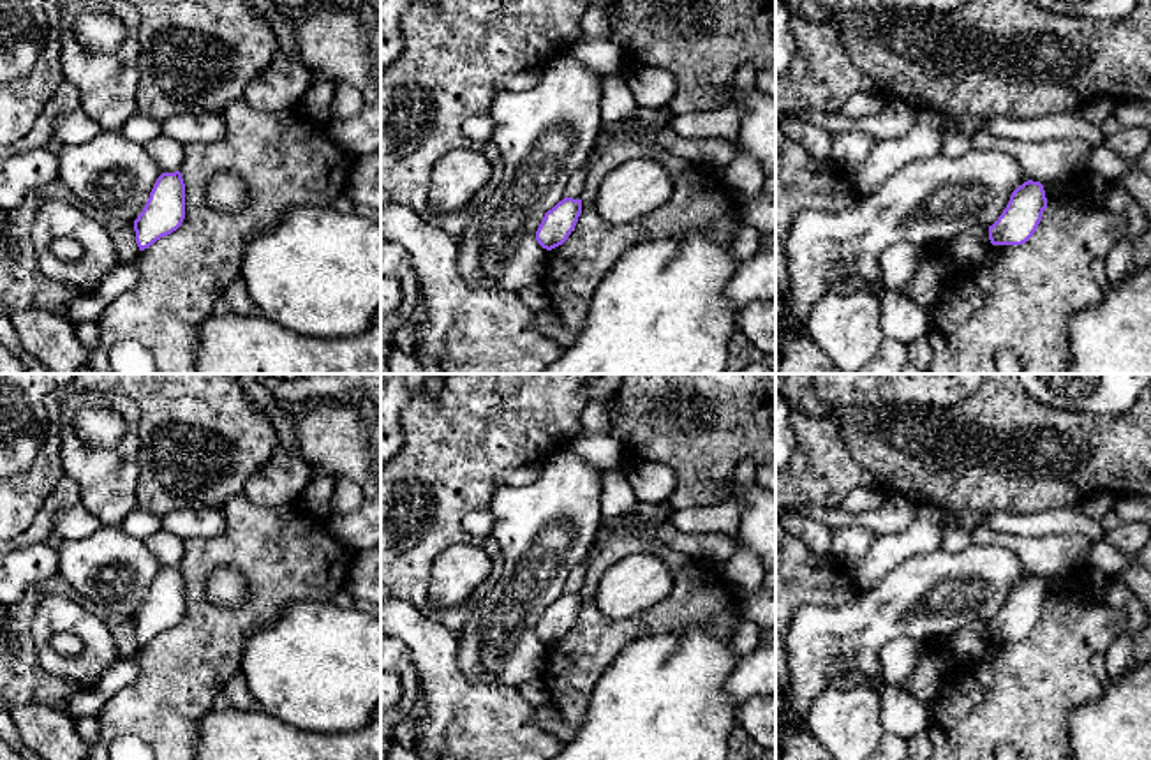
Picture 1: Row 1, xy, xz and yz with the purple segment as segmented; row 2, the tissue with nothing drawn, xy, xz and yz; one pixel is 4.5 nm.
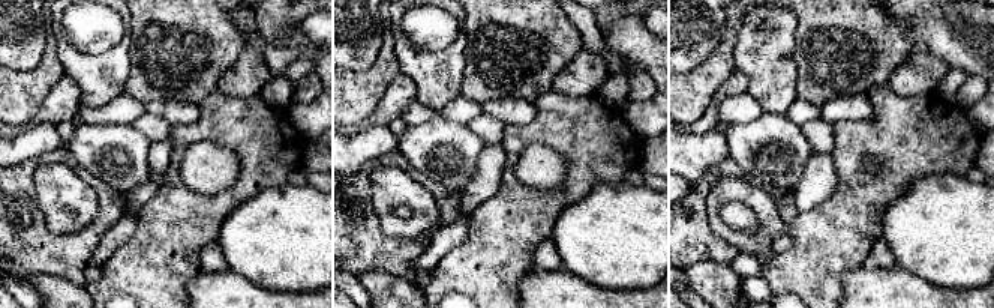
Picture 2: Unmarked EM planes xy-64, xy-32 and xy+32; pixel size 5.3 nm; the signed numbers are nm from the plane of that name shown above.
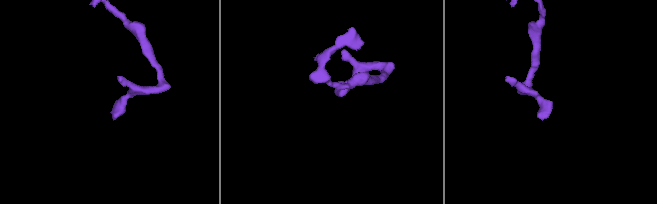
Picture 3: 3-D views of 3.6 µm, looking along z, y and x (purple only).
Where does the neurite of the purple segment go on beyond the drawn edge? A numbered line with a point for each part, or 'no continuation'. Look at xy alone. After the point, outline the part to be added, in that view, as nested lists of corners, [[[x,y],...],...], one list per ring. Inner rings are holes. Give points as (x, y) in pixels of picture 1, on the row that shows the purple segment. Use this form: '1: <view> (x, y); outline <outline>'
no continuation

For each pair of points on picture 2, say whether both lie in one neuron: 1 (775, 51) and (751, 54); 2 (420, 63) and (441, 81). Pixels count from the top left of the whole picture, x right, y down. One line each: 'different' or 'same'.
1: same
2: same

